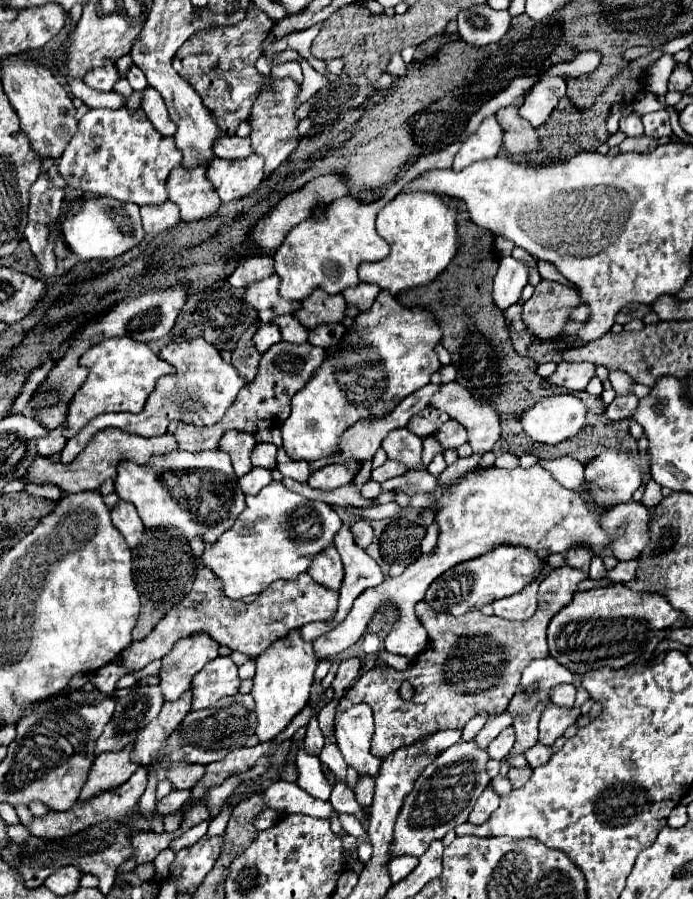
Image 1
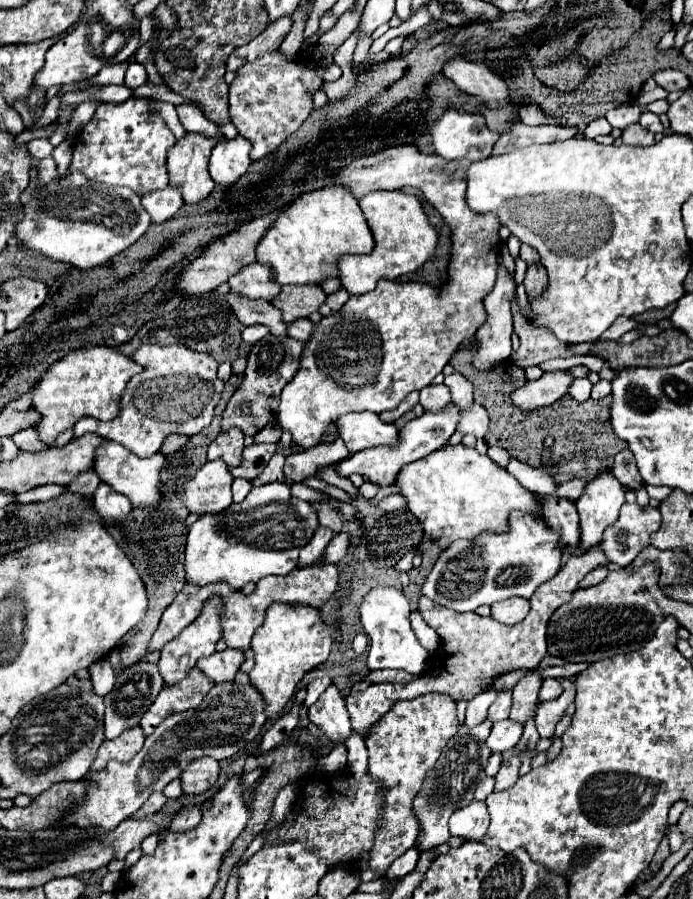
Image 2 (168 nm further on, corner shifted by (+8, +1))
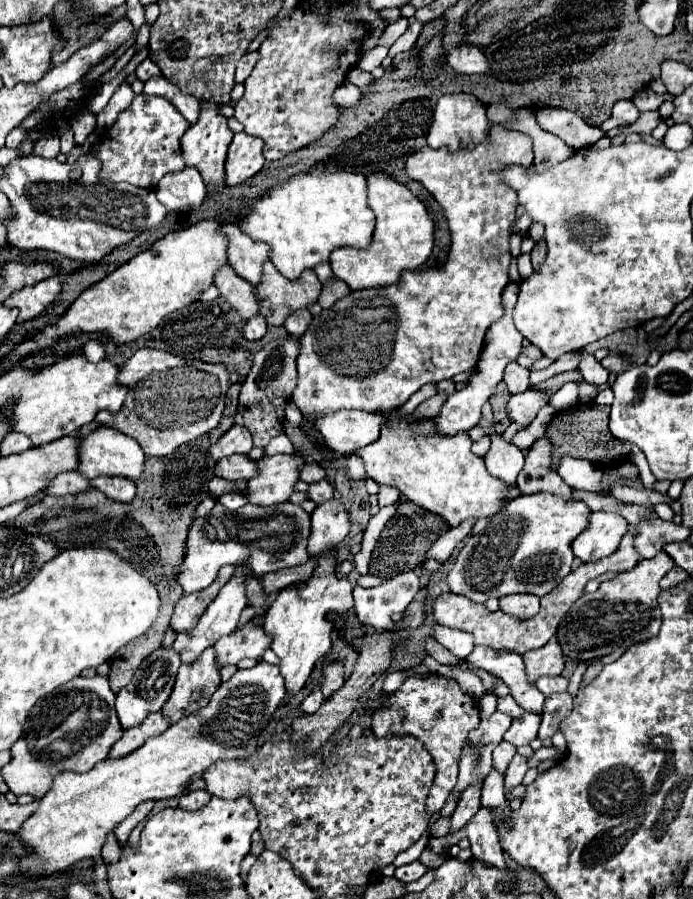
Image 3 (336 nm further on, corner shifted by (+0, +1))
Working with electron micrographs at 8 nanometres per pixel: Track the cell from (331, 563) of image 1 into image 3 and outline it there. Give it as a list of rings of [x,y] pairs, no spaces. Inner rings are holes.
[[[339,500],[325,502],[311,512],[311,536],[309,554],[319,556],[329,548],[335,548],[349,534],[349,516]]]

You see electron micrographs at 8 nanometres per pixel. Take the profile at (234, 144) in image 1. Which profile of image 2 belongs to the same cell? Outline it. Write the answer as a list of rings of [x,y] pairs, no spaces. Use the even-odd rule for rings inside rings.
[[[181,104],[177,106],[177,114],[187,132],[201,132],[201,134],[209,134],[215,140],[223,140],[223,136],[219,136],[217,132],[217,126],[211,120],[207,120],[199,108],[191,104]]]

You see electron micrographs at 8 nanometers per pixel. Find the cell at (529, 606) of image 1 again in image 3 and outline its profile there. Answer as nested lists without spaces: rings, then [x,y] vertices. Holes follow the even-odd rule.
[[[511,594],[507,598],[499,598],[499,606],[509,616],[533,618],[539,612],[539,598],[531,594]]]

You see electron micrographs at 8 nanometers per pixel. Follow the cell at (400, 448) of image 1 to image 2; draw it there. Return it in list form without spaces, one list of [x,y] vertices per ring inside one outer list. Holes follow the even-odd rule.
[[[373,412],[343,414],[341,418],[335,420],[335,428],[351,454],[373,446],[395,444],[399,440],[395,424],[383,422],[379,414]]]

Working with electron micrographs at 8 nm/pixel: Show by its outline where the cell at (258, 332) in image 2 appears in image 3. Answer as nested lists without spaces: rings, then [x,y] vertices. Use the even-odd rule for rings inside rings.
[[[255,316],[255,318],[247,320],[247,324],[243,328],[243,336],[247,340],[259,340],[265,336],[265,332],[267,332],[267,322],[263,316]]]

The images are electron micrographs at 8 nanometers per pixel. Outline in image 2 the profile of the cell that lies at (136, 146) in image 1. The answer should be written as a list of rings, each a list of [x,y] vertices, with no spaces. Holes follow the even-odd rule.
[[[131,96],[123,104],[97,106],[91,122],[75,136],[73,162],[69,172],[81,170],[89,180],[113,186],[127,186],[139,196],[161,190],[169,184],[167,176],[167,150],[175,146],[177,138],[167,128],[165,120],[151,112],[149,98]]]

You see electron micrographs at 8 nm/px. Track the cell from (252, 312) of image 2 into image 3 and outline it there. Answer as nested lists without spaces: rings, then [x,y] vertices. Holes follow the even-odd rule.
[[[229,264],[219,268],[219,272],[215,274],[215,286],[219,288],[219,294],[227,298],[227,302],[239,312],[243,320],[259,316],[259,300],[255,298],[253,286],[243,278],[239,278]]]

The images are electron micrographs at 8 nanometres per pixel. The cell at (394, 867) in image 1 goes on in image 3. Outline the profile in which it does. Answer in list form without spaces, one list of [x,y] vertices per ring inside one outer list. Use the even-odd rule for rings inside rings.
[[[417,860],[417,862],[411,862],[411,864],[399,866],[399,868],[395,870],[395,878],[401,880],[401,882],[415,882],[415,880],[419,880],[425,872],[427,872],[427,866],[423,866],[423,864]]]

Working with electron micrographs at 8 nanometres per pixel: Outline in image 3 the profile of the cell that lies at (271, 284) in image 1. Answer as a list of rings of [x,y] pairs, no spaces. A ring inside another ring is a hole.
[[[223,224],[223,232],[229,236],[229,264],[241,278],[257,286],[261,282],[263,264],[269,262],[271,248],[263,242],[251,240],[237,224]]]

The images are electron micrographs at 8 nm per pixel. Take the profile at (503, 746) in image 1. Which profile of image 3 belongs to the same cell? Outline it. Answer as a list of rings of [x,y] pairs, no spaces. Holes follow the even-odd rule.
[[[523,712],[519,718],[513,718],[511,728],[503,734],[503,740],[507,740],[513,746],[525,746],[533,738],[537,738],[537,730],[541,724],[541,716],[535,712]]]

